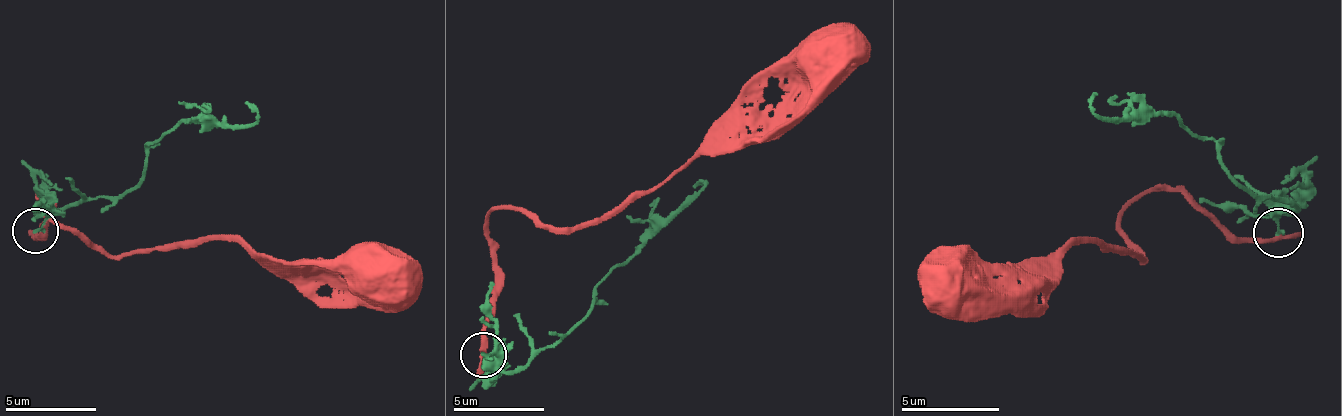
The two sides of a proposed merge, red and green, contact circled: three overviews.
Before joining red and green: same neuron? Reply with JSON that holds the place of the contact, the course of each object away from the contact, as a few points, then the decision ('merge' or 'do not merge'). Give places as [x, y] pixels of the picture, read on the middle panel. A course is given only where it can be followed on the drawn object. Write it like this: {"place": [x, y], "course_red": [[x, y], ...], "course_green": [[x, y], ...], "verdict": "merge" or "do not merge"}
{"place": [483, 354], "course_red": [[482, 353], [491, 262], [487, 217], [514, 208], [559, 230], [582, 230], [623, 212], [823, 39], [864, 35]], "course_green": [[482, 353], [509, 371], [555, 349], [596, 303], [600, 280], [632, 258], [705, 185], [696, 185]], "verdict": "do not merge"}

